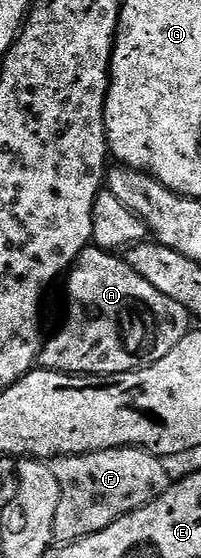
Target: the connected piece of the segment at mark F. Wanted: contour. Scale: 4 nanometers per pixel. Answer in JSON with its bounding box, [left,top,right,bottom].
[51,449,170,542]

